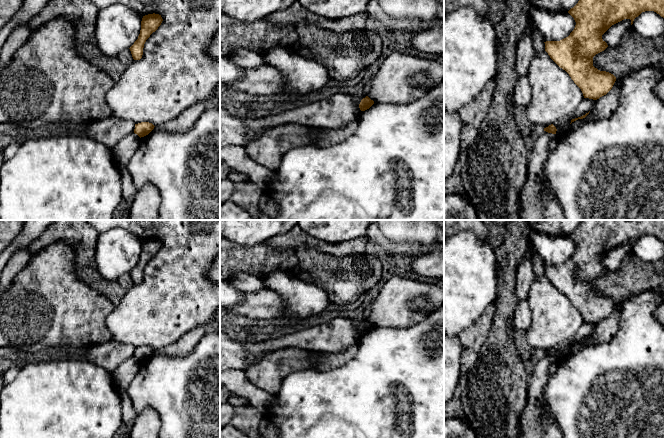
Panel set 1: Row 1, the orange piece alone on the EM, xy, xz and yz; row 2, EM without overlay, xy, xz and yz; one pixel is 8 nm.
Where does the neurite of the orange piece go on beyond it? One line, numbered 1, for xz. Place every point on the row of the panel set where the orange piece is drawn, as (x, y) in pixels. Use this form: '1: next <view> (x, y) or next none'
1: next none

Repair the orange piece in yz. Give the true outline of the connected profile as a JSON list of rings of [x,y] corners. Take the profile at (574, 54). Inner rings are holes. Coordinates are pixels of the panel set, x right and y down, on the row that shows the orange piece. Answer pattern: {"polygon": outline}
{"polygon": [[[579,0],[568,13],[576,25],[570,35],[560,41],[546,41],[545,51],[550,58],[565,70],[574,83],[581,89],[584,98],[597,100],[606,95],[613,87],[616,77],[593,66],[593,57],[604,51],[608,45],[602,35],[614,24],[630,19],[631,25],[642,12],[654,11],[664,18],[664,0]]]}

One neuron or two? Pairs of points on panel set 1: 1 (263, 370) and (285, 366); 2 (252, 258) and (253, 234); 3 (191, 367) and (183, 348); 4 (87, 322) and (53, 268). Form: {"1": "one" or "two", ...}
{"1": "one", "2": "two", "3": "two", "4": "one"}

